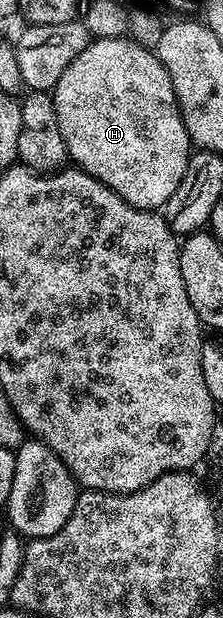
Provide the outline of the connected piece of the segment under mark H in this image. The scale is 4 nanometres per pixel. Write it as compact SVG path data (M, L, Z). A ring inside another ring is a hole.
M130 37L94 39L86 46L84 53L80 53L80 57L76 57L76 61L72 61L72 65L68 65L68 69L64 69L64 73L60 73L60 81L53 87L52 94L56 105L56 121L60 125L66 154L72 160L73 166L81 167L89 175L111 187L116 194L124 197L124 201L128 201L128 205L132 205L136 209L158 211L165 208L167 201L172 197L172 193L176 193L176 188L180 186L180 181L184 181L184 173L188 169L188 161L192 154L192 144L182 120L182 110L178 108L176 93L172 87L168 69L164 69L164 65L158 60L157 54L153 50L141 47Z

